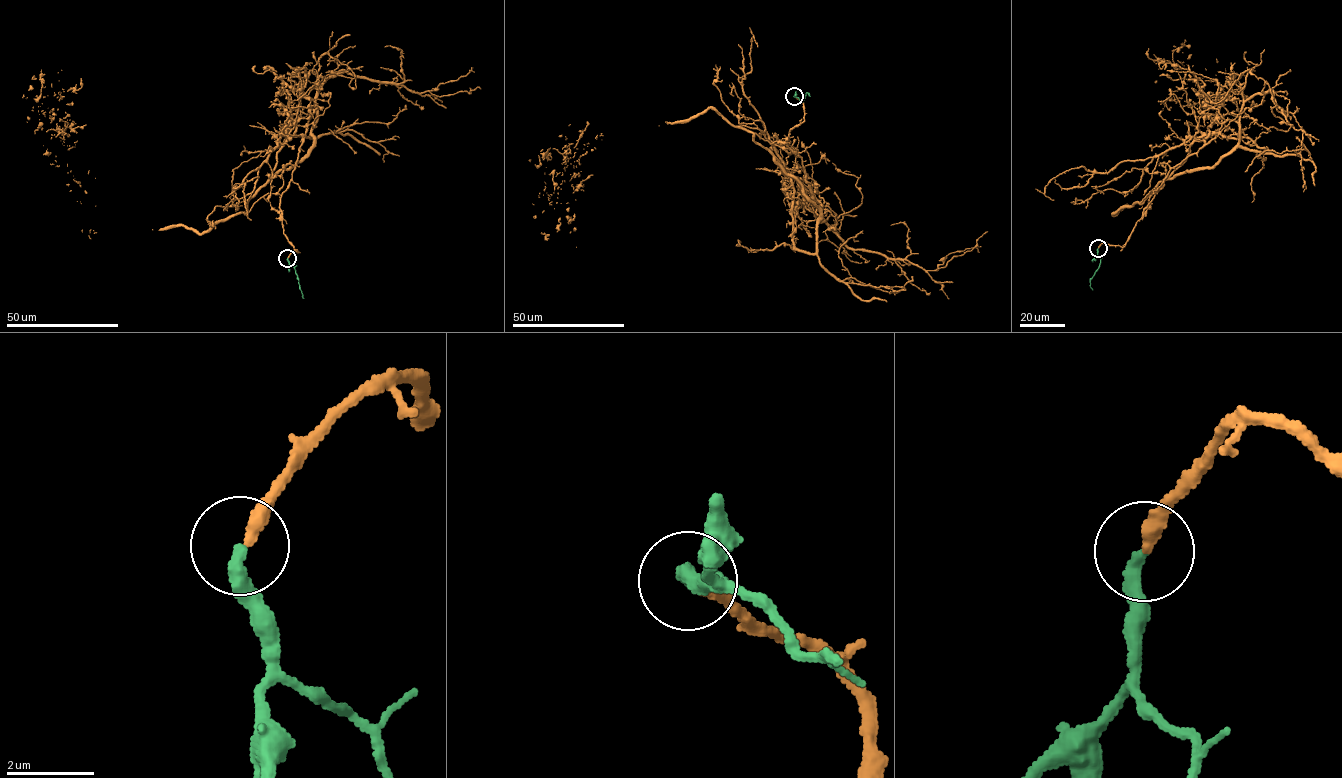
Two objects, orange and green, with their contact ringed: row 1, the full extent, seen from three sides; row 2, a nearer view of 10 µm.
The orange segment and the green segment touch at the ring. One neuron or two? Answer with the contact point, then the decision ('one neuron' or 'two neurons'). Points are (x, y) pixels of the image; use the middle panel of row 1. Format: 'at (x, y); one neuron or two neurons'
at (794, 96); one neuron

